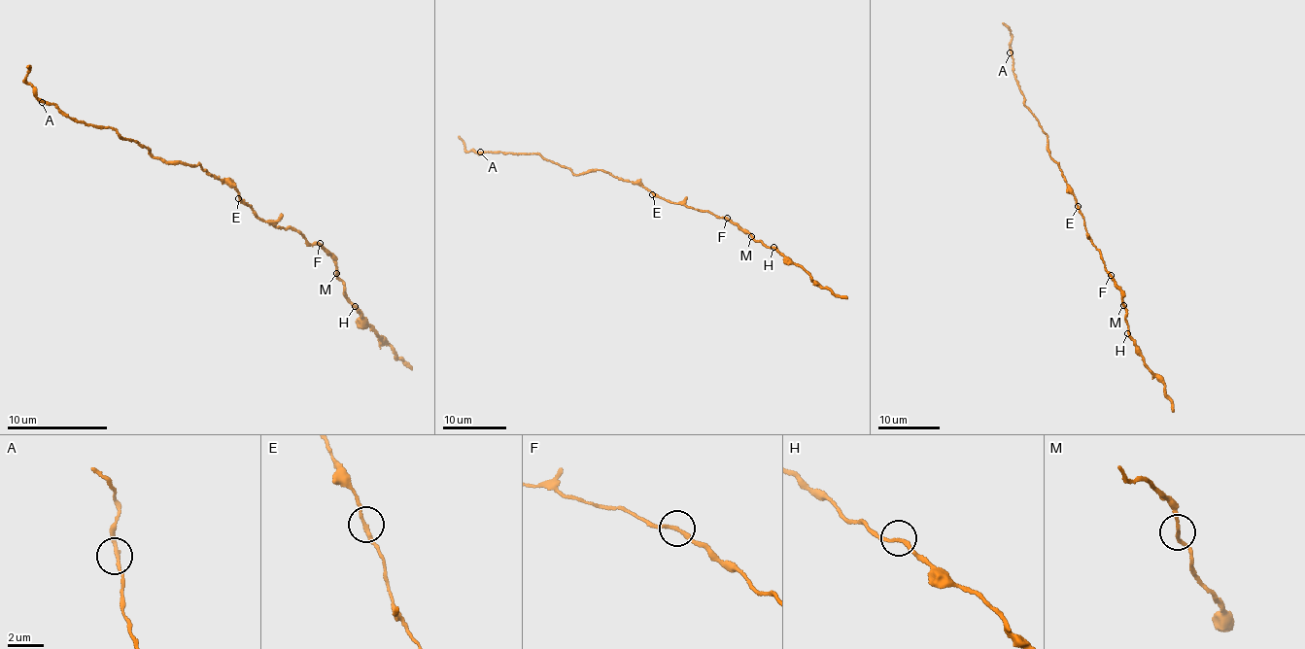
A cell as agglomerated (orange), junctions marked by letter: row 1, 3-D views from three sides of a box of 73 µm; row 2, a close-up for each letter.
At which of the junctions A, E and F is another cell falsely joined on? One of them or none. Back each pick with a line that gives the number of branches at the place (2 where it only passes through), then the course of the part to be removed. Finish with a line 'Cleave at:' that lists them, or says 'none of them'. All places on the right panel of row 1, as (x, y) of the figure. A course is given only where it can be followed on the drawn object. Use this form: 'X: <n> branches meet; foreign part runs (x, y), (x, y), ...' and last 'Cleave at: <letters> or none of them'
F: 2 branches meet; foreign part runs (1111, 275), (1121, 295), (1125, 323), (1135, 348), (1146, 367), (1163, 382), (1165, 395), (1174, 411)
Cleave at: F

